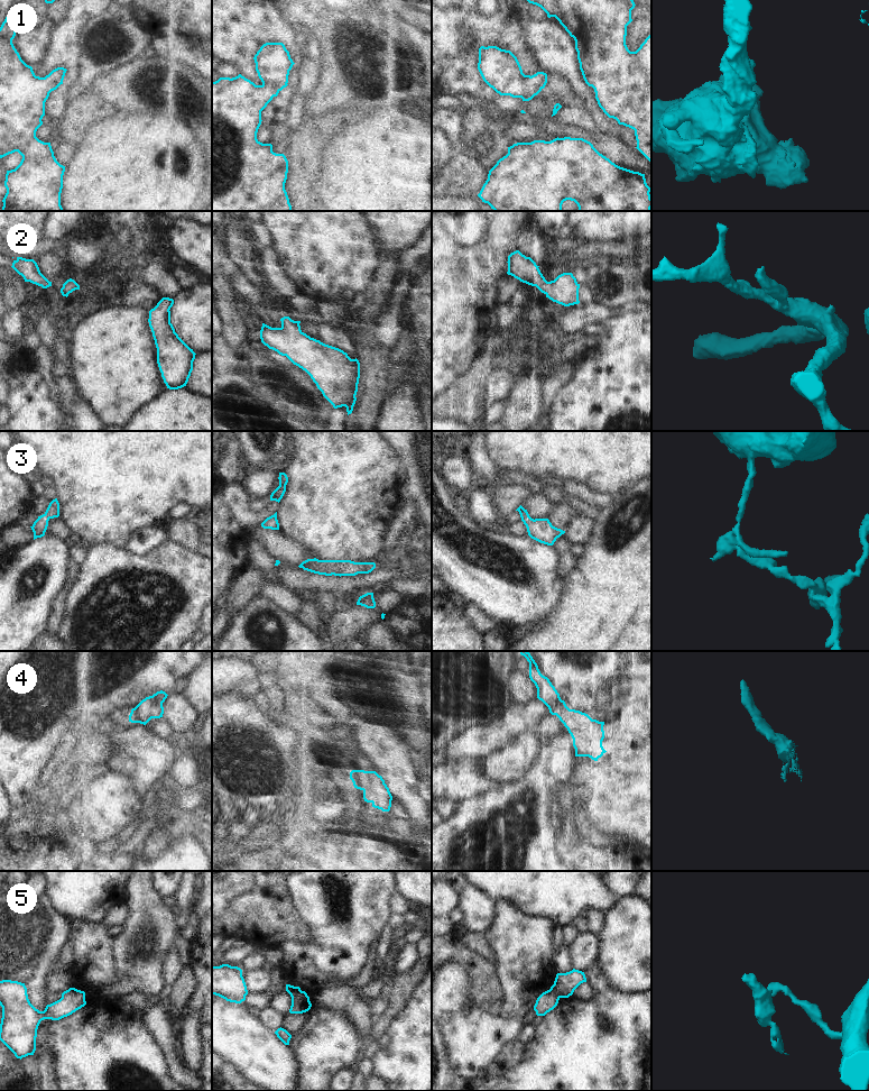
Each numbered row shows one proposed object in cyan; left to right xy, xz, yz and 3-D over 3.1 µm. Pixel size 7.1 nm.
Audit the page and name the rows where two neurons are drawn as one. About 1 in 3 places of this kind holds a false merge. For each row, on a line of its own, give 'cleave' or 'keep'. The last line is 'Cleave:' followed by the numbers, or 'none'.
1: keep
2: keep
3: keep
4: keep
5: cleave
Cleave: 5

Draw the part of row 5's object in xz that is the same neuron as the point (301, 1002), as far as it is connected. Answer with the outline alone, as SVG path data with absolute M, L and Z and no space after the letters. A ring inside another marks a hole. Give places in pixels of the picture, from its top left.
M294 990L289 994L292 997L290 1014L303 1014L311 1009L312 1003L305 991Z

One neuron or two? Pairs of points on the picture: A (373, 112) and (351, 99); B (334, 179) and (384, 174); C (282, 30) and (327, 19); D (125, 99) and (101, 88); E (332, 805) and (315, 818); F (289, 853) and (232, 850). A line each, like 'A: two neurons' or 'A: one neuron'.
A: two neurons
B: one neuron
C: two neurons
D: one neuron
E: one neuron
F: two neurons

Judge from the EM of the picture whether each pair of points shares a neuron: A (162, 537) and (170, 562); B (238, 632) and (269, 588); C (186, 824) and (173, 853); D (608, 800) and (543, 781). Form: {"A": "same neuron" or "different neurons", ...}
{"A": "different neurons", "B": "different neurons", "C": "different neurons", "D": "different neurons"}

